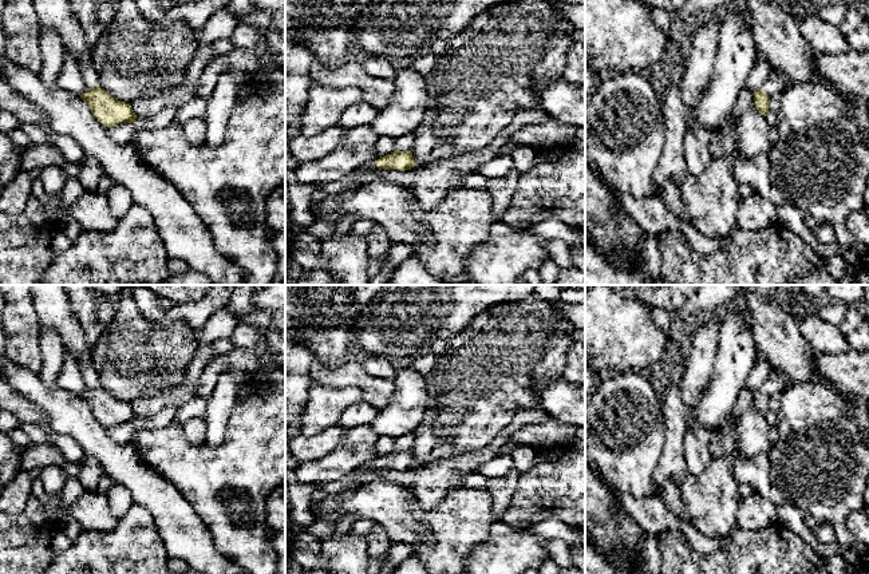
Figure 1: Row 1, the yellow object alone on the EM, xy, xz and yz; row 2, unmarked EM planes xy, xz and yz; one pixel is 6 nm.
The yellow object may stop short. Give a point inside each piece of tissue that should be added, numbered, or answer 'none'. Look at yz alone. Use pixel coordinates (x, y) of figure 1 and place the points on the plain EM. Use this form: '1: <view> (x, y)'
1: yz (778, 380)

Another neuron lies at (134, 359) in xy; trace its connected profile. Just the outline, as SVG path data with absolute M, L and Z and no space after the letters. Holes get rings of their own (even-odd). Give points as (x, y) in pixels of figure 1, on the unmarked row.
M127 289L114 298L114 305L114 320L102 330L92 348L92 365L100 387L115 399L130 403L157 396L169 385L182 384L185 368L194 352L193 328L183 320L169 326L149 322Z

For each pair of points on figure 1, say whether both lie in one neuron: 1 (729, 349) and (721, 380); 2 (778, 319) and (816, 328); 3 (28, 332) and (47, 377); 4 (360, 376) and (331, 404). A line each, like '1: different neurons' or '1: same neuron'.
1: same neuron
2: different neurons
3: different neurons
4: different neurons

